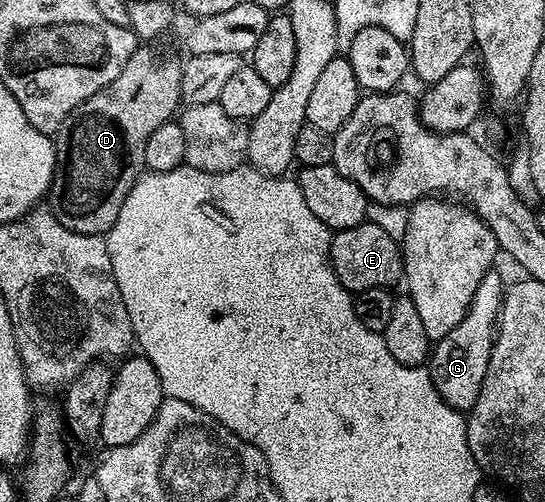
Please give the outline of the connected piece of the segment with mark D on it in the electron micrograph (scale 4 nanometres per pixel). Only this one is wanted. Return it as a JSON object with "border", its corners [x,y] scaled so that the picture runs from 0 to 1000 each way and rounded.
{"border":[[[277,90],[250,92],[239,122],[215,145],[215,153],[200,169],[193,169],[171,193],[163,193],[128,233],[110,249],[101,279],[101,343],[94,355],[94,376],[83,396],[90,416],[134,464],[150,468],[194,470],[204,450],[215,440],[215,424],[222,424],[222,408],[229,408],[229,392],[244,376],[255,351],[266,341],[266,281],[273,281],[273,265],[299,245],[316,243],[321,219],[332,213],[332,145],[334,124],[321,118],[297,118]]]}

